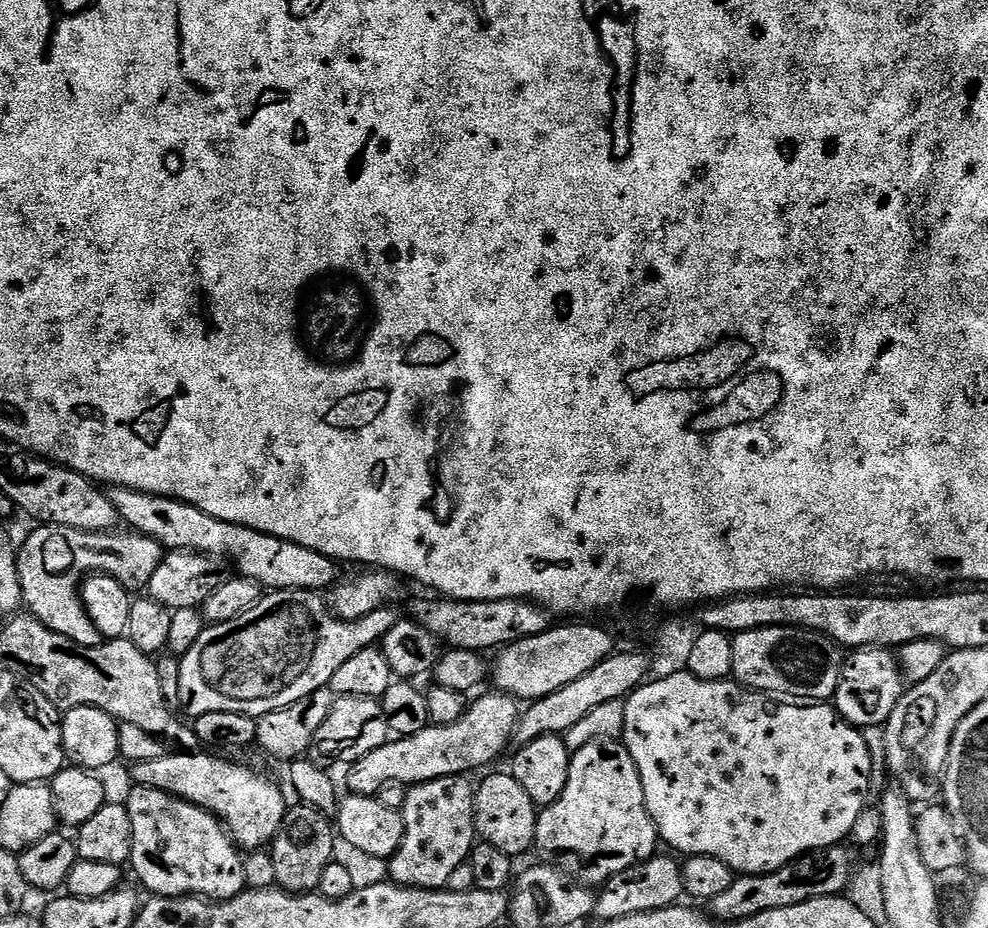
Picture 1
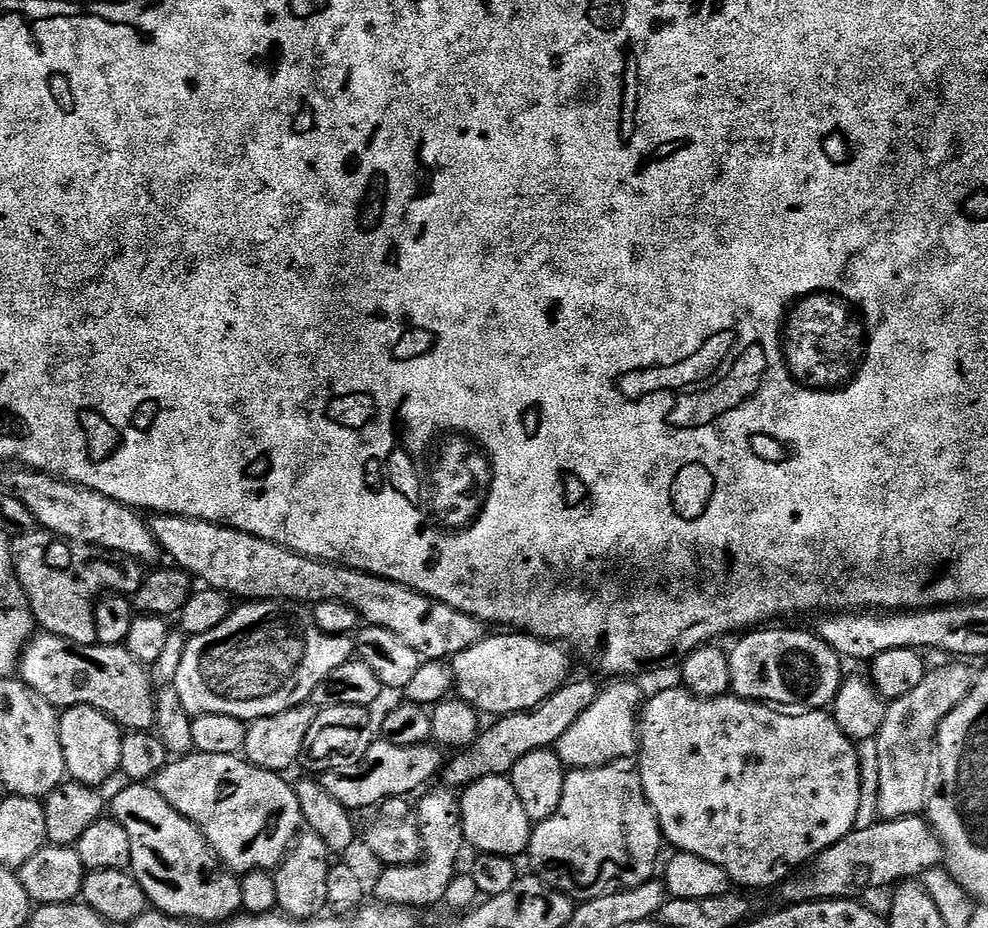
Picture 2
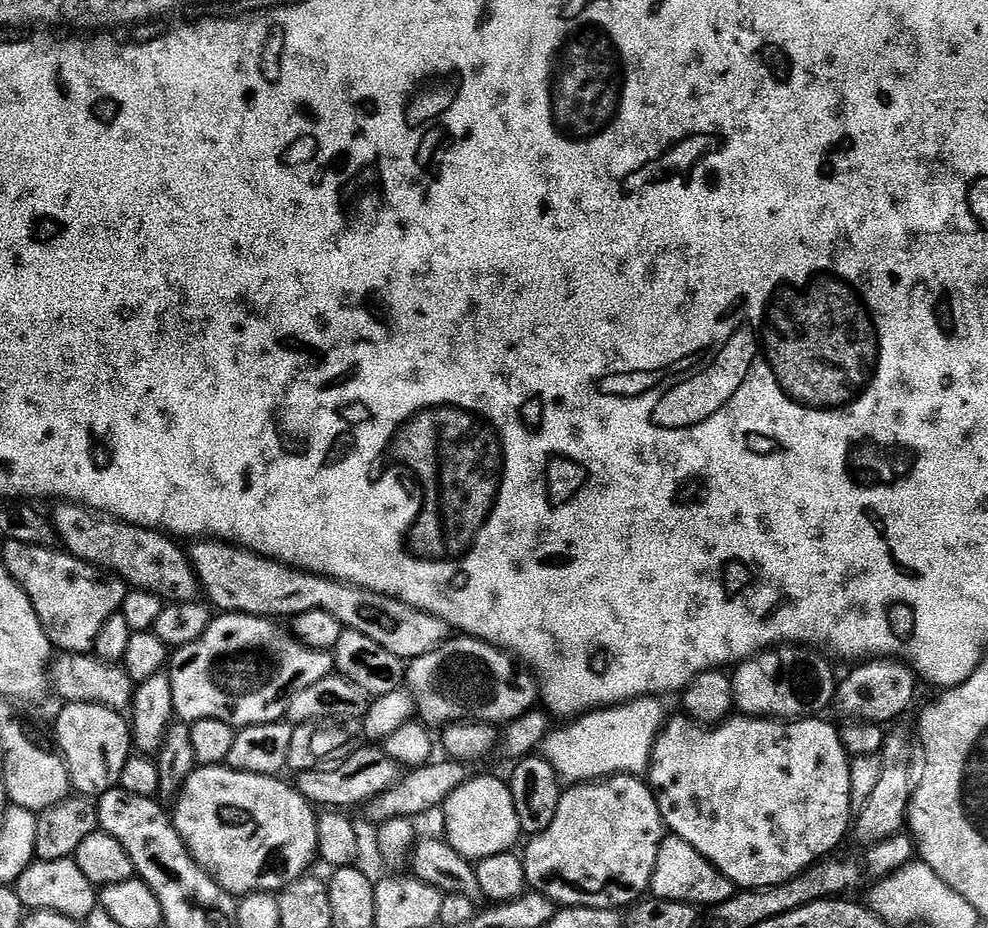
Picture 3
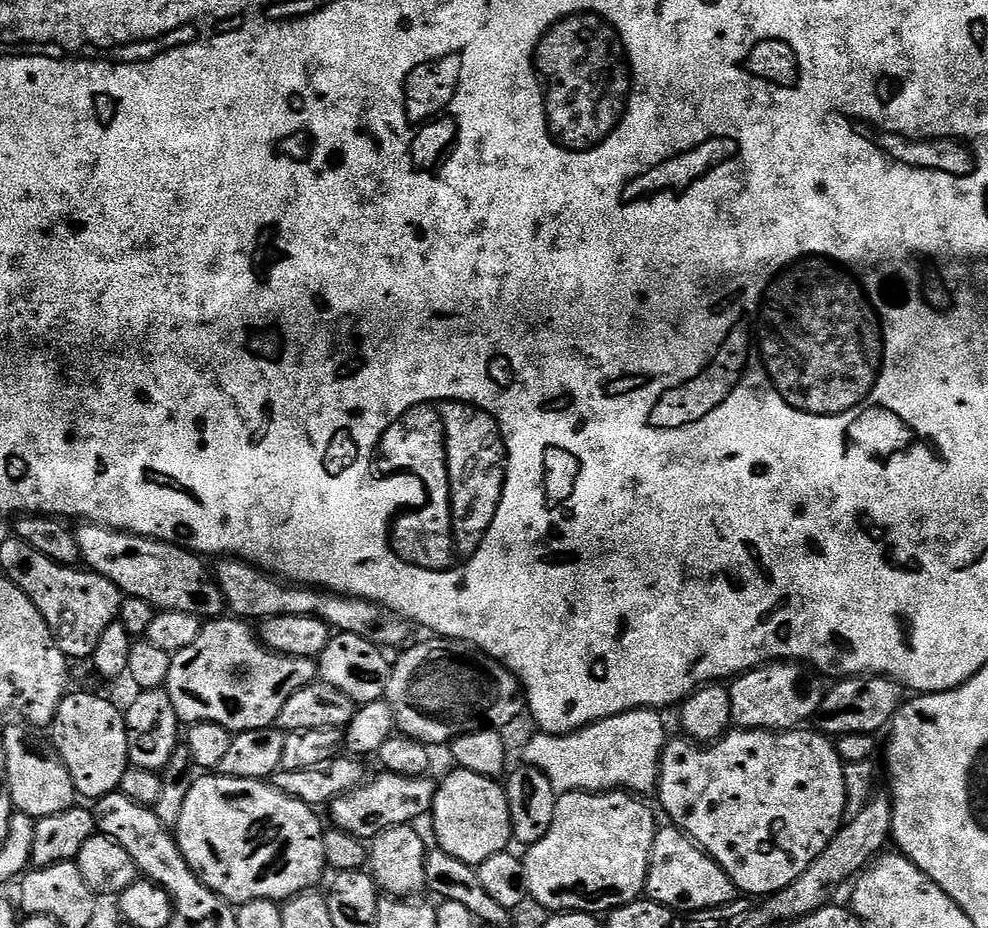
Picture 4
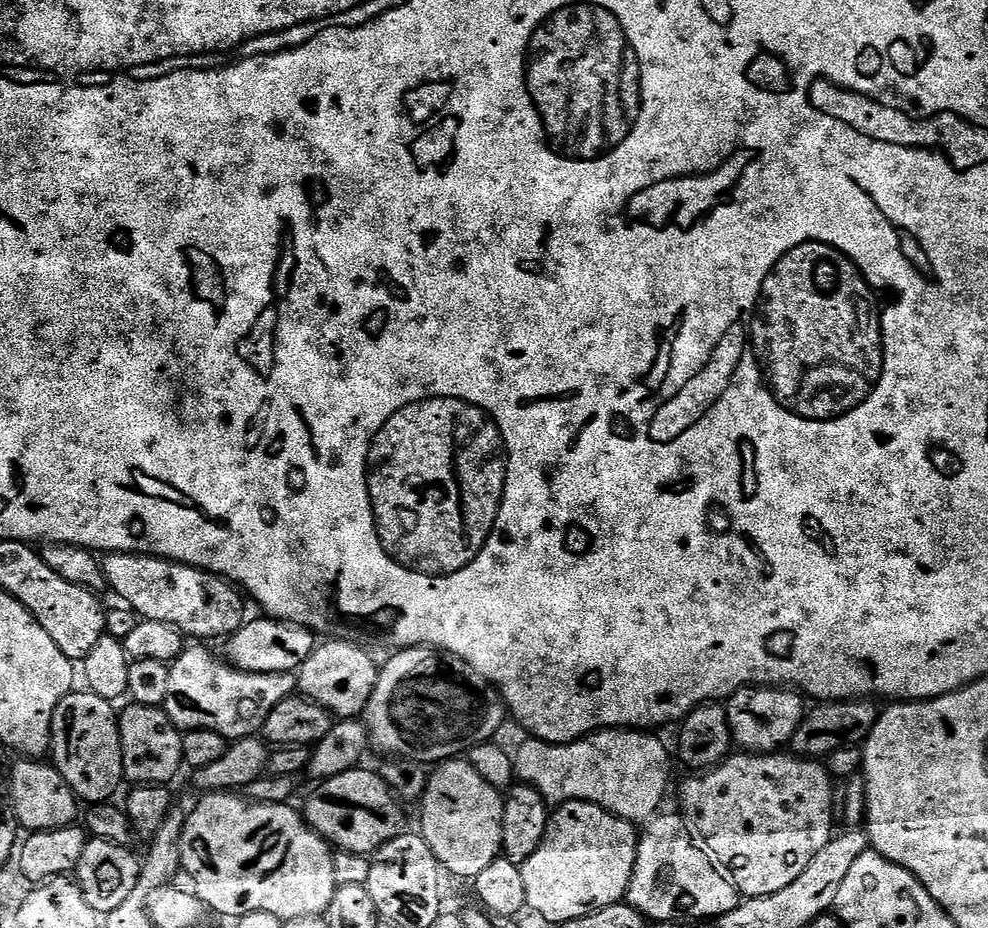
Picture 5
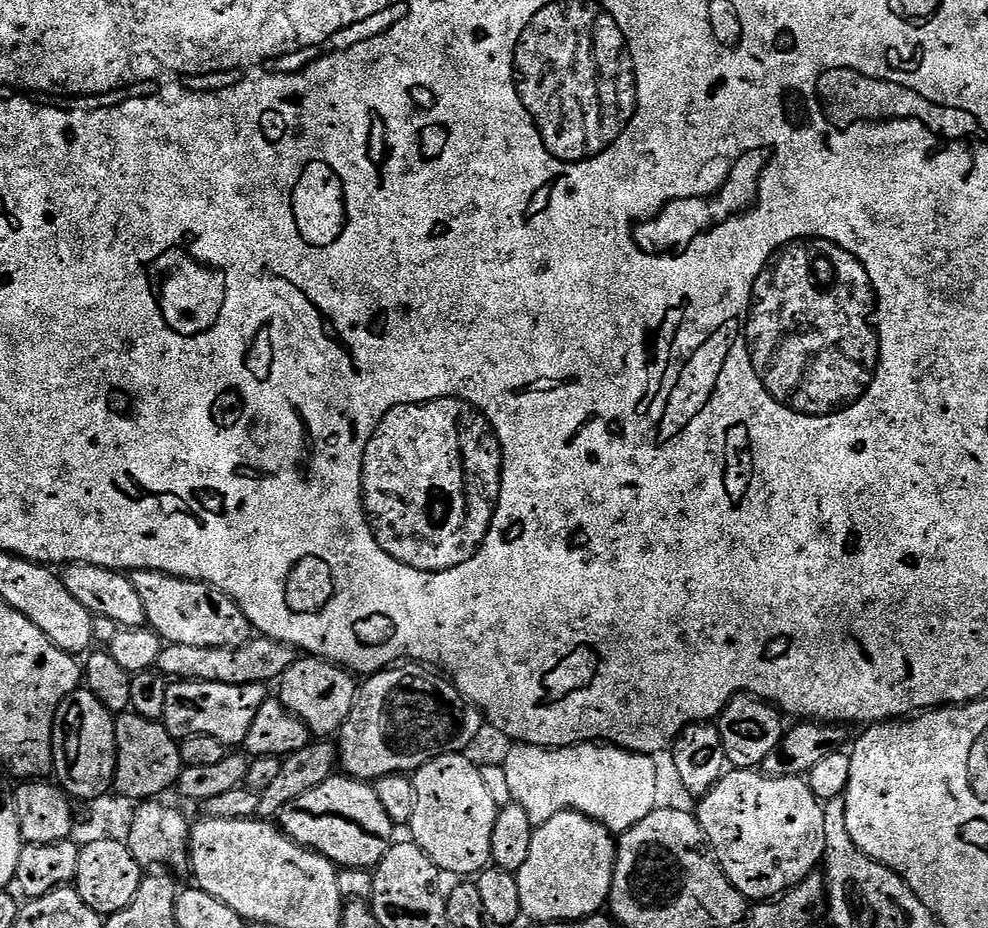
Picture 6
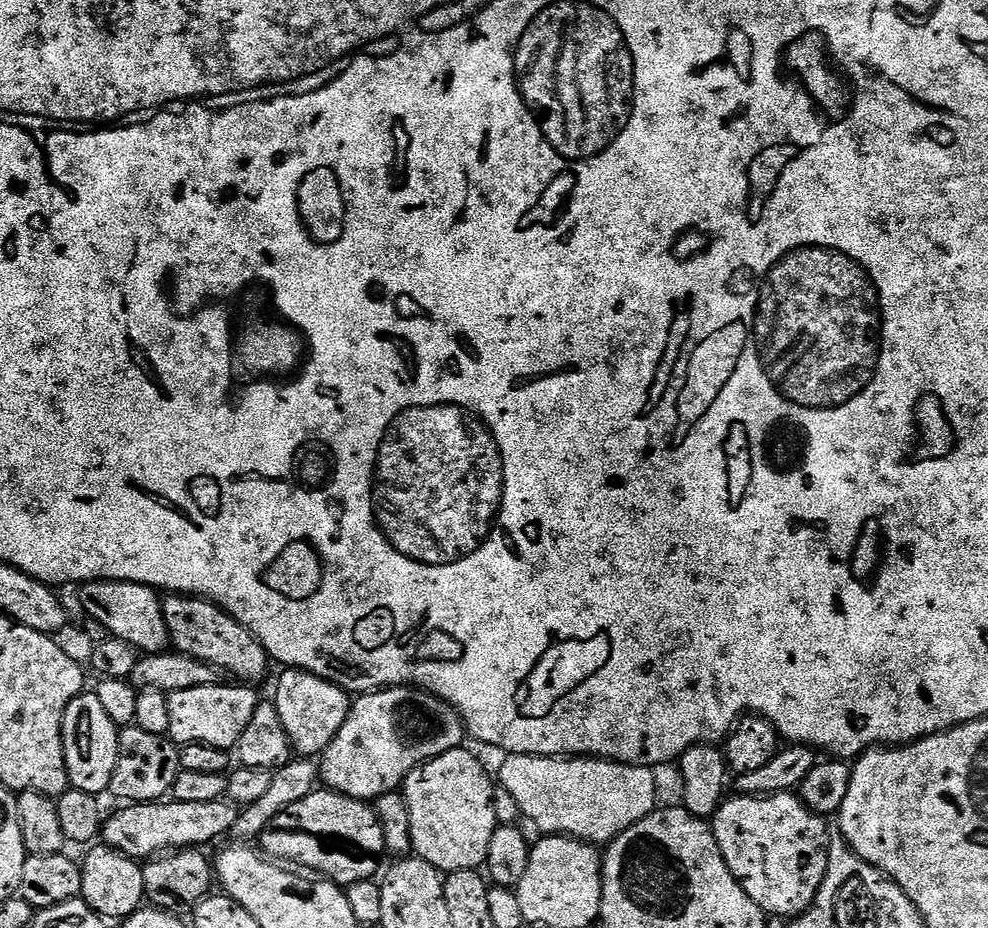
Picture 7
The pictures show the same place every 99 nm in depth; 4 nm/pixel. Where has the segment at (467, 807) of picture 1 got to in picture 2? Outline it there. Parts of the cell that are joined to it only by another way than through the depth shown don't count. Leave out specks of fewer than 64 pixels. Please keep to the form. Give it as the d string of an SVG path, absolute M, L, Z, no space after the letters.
M447 786L433 787L433 792L425 791L419 797L420 805L416 808L415 819L420 829L420 846L422 858L417 864L407 864L397 868L385 867L374 883L375 899L381 904L393 904L403 908L432 908L444 904L446 890L450 890L450 882L458 874L456 859L460 851L465 851L464 831L462 830L462 810L460 796Z

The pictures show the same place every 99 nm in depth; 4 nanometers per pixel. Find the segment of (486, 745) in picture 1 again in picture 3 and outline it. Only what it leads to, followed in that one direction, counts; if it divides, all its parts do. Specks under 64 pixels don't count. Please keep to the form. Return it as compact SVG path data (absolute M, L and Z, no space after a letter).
M361 746L340 764L327 768L315 768L299 773L294 780L295 787L305 800L324 810L349 810L355 804L367 805L383 792L393 788L402 775L399 764L394 763L380 746Z

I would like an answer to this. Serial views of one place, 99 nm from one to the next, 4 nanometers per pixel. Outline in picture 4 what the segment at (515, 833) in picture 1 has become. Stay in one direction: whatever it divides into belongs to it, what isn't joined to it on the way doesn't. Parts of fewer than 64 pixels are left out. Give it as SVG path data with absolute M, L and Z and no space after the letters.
M462 767L453 771L436 786L430 813L432 832L436 835L435 847L458 858L458 862L479 866L486 858L509 851L513 843L508 793L501 785L499 788L495 779L468 772Z

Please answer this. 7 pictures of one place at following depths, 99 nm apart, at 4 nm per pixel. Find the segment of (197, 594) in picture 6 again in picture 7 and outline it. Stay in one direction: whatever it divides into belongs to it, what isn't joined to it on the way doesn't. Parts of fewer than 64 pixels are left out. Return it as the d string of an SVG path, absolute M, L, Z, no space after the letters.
M168 594L162 600L162 614L166 618L168 638L175 651L209 664L221 673L229 672L240 679L237 681L248 686L255 685L255 680L267 674L270 665L267 650L260 645L258 638L254 638L254 634L250 634L250 630L246 630L246 626L242 626L242 622L235 620L213 600L203 600L201 596Z

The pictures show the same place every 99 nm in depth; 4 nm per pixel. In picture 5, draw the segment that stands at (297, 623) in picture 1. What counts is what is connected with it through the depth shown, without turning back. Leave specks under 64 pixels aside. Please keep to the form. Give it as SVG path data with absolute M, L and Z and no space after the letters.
M188 646L170 665L170 683L162 705L168 717L181 730L205 728L228 737L229 741L243 740L259 733L266 718L278 702L293 695L298 680L291 672L282 674L256 674L232 667L208 646Z

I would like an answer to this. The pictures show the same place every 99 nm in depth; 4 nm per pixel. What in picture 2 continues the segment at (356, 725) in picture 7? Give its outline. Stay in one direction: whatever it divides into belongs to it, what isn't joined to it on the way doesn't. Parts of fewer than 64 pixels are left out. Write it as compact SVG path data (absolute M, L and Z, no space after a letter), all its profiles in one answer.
M527 634L508 635L512 636L485 635L484 639L470 646L470 650L462 650L462 654L450 661L459 699L474 706L485 717L499 718L515 712L529 712L554 695L563 684L569 683L573 675L573 653L563 643L540 640Z

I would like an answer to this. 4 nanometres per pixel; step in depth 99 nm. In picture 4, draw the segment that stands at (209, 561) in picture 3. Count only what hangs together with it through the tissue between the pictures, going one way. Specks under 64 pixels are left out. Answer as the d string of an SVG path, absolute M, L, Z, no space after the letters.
M224 558L217 564L220 565L214 568L214 579L222 590L227 611L233 617L259 622L269 620L272 616L316 616L329 629L358 634L358 638L366 638L366 642L378 644L384 650L396 647L399 649L409 643L409 625L392 612L387 612L380 604L359 600L356 596L341 596L327 590L317 590L311 586L281 582L261 569L235 558Z

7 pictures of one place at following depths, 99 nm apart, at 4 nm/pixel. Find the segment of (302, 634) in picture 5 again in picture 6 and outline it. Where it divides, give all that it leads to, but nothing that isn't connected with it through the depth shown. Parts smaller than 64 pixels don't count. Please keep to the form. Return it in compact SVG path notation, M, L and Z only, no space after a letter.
M257 635L241 648L207 648L206 646L178 646L168 644L158 658L156 668L169 681L205 680L219 684L262 684L279 681L298 659L297 649L268 636Z

